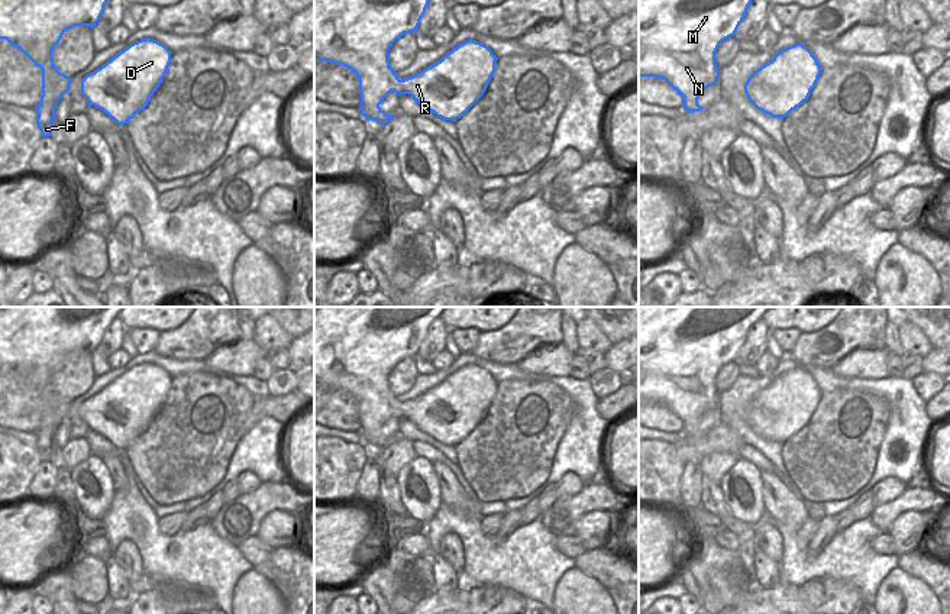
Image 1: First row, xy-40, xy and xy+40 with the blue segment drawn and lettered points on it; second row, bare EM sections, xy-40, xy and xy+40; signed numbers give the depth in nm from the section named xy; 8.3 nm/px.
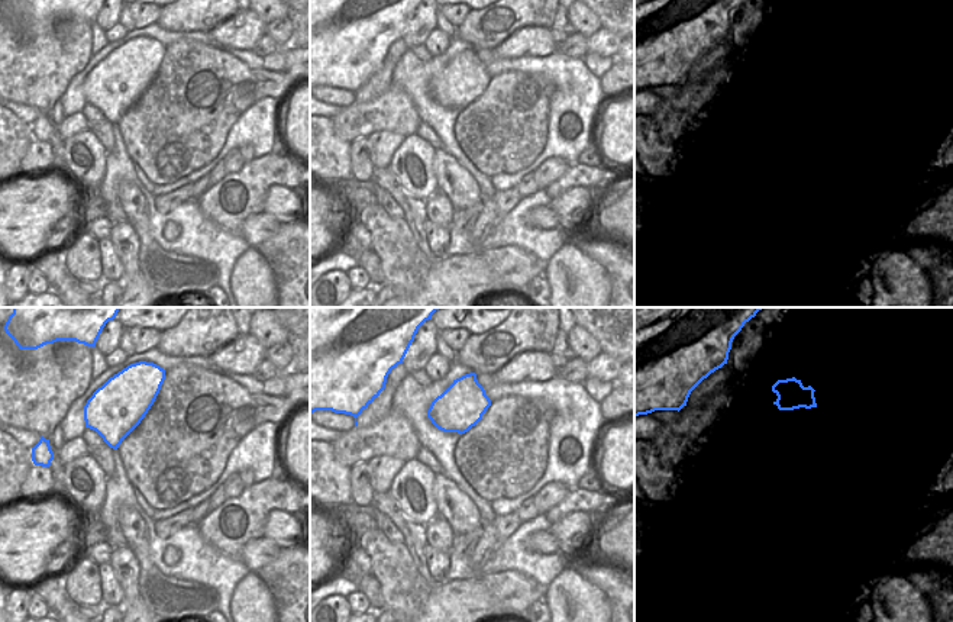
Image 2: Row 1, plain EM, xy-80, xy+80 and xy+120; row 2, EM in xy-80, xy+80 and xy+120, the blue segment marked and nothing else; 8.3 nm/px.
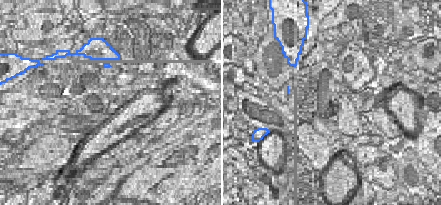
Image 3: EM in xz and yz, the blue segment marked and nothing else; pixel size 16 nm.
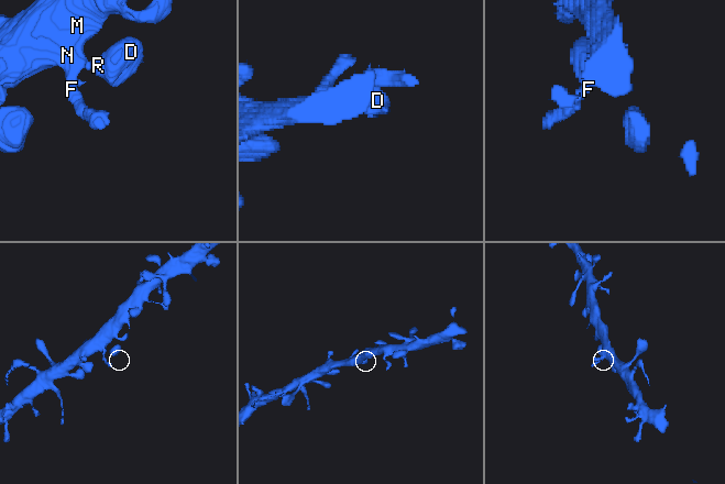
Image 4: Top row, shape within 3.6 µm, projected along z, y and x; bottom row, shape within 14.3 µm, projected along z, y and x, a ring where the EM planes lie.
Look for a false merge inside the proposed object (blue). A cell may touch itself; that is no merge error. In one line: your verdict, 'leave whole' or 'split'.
leave whole

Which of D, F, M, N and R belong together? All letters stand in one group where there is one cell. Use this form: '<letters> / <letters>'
D F M N R

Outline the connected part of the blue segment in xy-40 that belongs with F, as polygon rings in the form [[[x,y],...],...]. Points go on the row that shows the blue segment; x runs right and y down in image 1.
[[[0,0],[0,39],[20,49],[42,70],[42,96],[36,123],[42,136],[52,135],[55,107],[70,91],[71,78],[58,71],[52,51],[65,30],[94,28],[109,0]]]

